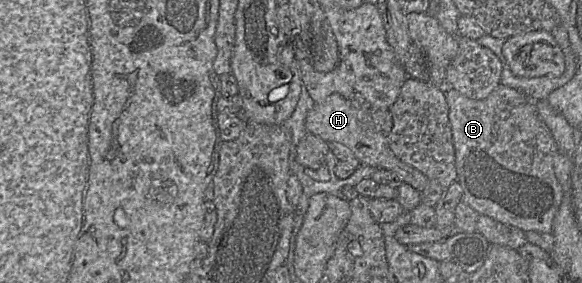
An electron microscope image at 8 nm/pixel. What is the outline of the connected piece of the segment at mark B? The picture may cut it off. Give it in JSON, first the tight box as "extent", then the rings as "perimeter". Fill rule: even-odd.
{"extent":[444,84,564,233],"perimeter":[[[502,84],[481,100],[469,99],[448,85],[444,87],[444,92],[455,151],[456,181],[462,188],[461,201],[478,215],[488,216],[523,232],[551,233],[564,189],[554,171],[558,147],[540,119],[535,103],[522,92]]]}

